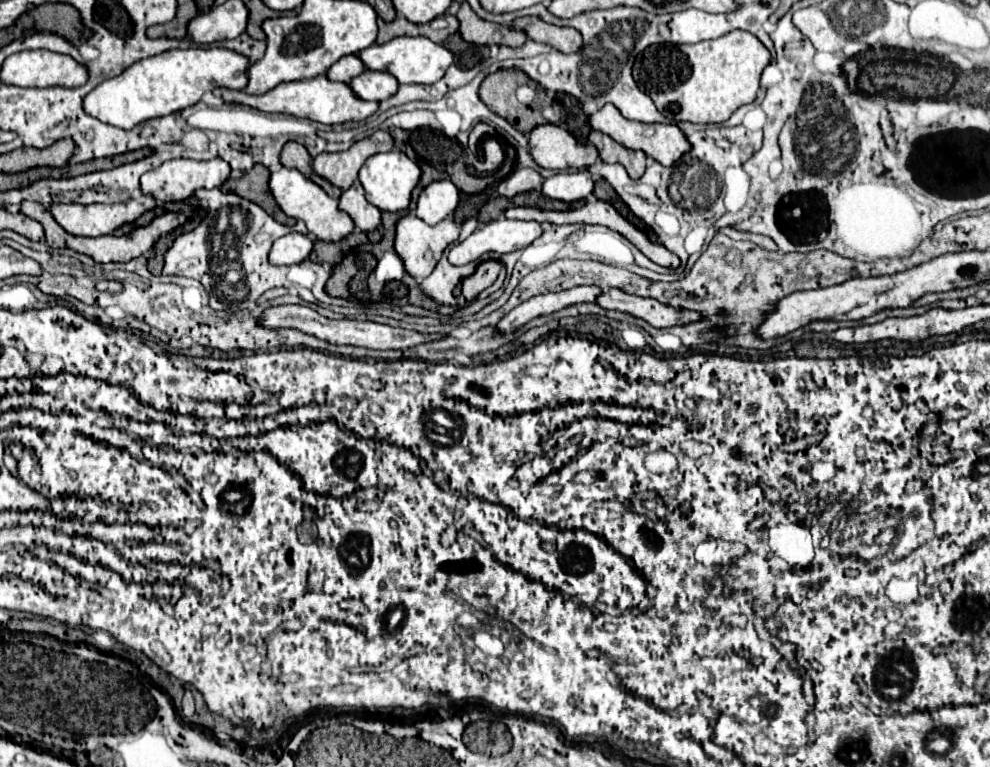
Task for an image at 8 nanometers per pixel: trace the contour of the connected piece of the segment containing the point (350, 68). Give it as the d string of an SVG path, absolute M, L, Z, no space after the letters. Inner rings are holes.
M350 54L340 58L336 64L332 64L326 72L326 78L334 82L350 82L362 72L364 72L364 64L360 62L360 58L356 58L356 54Z

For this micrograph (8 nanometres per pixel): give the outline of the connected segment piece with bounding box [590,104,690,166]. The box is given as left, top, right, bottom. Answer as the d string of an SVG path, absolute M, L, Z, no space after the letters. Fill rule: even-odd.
M604 104L598 112L592 114L590 116L590 126L592 126L592 130L608 134L612 140L622 144L624 148L642 150L646 156L654 158L662 166L674 166L682 158L682 154L686 154L690 150L690 144L688 144L686 136L680 132L680 128L676 124L644 124L644 122L626 120L620 114L620 110L616 110L616 106L612 106L612 104Z

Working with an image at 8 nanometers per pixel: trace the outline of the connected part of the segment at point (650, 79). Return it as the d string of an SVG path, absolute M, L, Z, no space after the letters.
M734 30L698 44L650 46L636 56L632 76L638 88L654 100L656 108L674 122L722 124L740 106L754 102L760 74L768 62L770 52L754 34Z

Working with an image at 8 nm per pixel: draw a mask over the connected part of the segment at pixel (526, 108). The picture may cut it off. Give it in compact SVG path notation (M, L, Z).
M498 70L488 74L480 84L480 100L516 130L528 134L534 126L544 122L544 116L540 108L516 100L516 88L520 84L530 84L530 78L516 70Z

